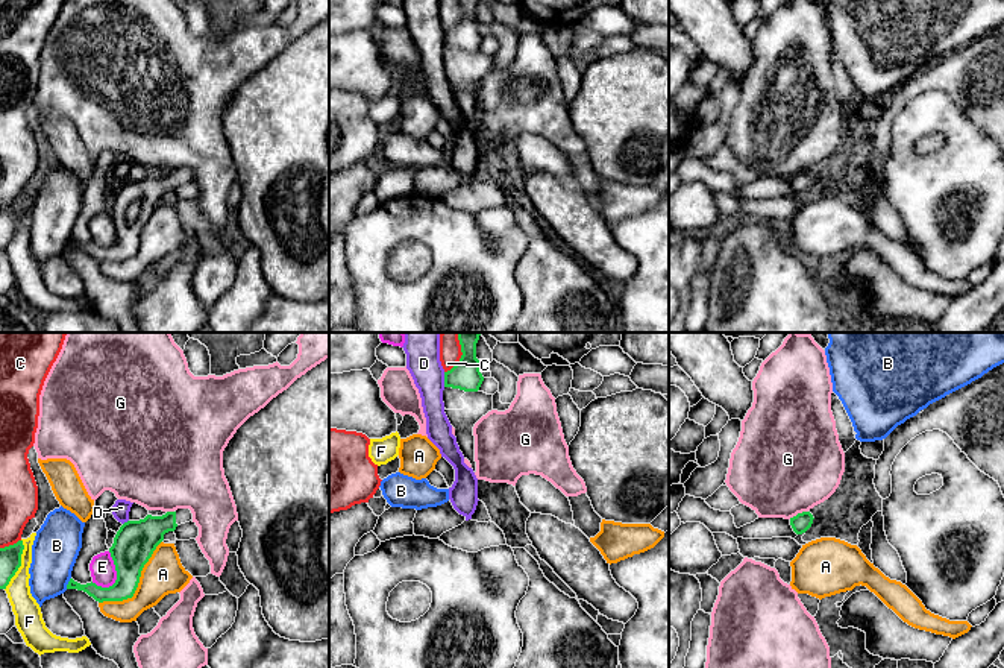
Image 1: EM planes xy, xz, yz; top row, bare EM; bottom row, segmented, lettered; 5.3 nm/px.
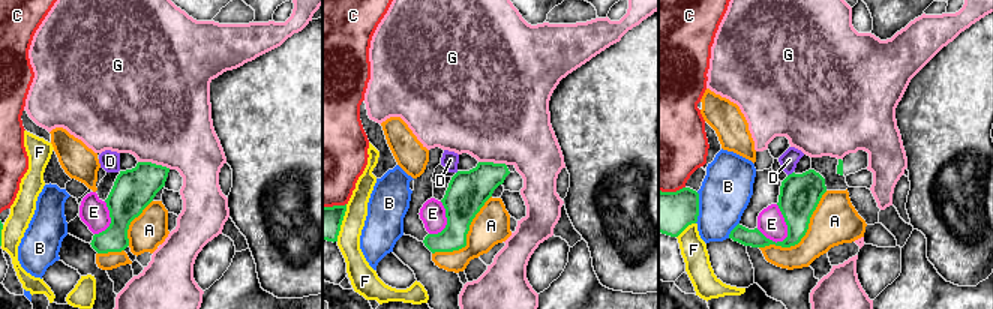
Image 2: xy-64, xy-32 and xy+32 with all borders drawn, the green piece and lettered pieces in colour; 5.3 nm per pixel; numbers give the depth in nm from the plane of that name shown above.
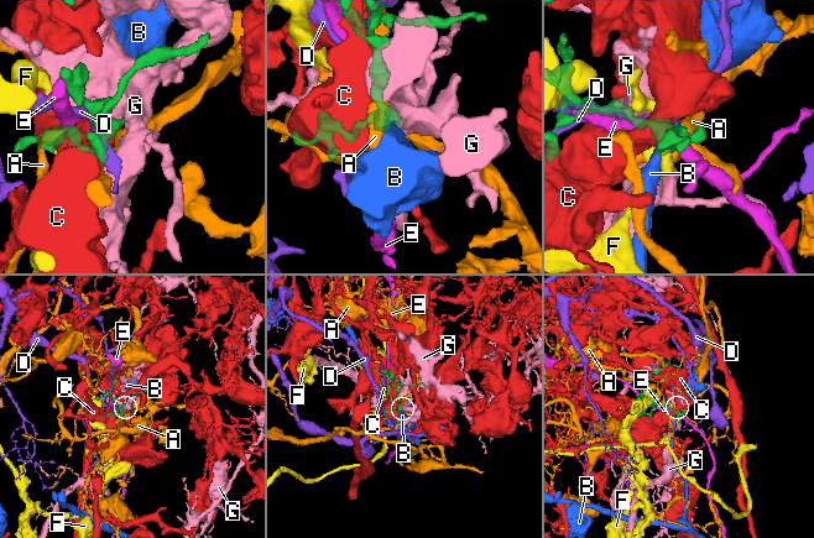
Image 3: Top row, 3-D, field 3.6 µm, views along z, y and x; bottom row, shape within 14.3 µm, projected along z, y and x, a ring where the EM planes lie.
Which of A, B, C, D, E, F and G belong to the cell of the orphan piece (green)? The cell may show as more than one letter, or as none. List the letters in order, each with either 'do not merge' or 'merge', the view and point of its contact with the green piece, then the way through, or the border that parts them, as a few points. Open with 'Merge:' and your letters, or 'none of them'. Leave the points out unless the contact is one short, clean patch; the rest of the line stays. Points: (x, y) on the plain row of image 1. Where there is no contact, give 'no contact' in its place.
Merge: none of them
A: do not merge; contact xy (137, 245)
B: do not merge; contact xy (69, 243); border xy (70, 237), (65, 248)
C: do not merge; contact xz (461, 17)
D: do not merge; contact xz (445, 40)
E: do not merge; contact xy (117, 233)
F: do not merge; contact xy (20, 225)
G: do not merge; contact yz (798, 173)

